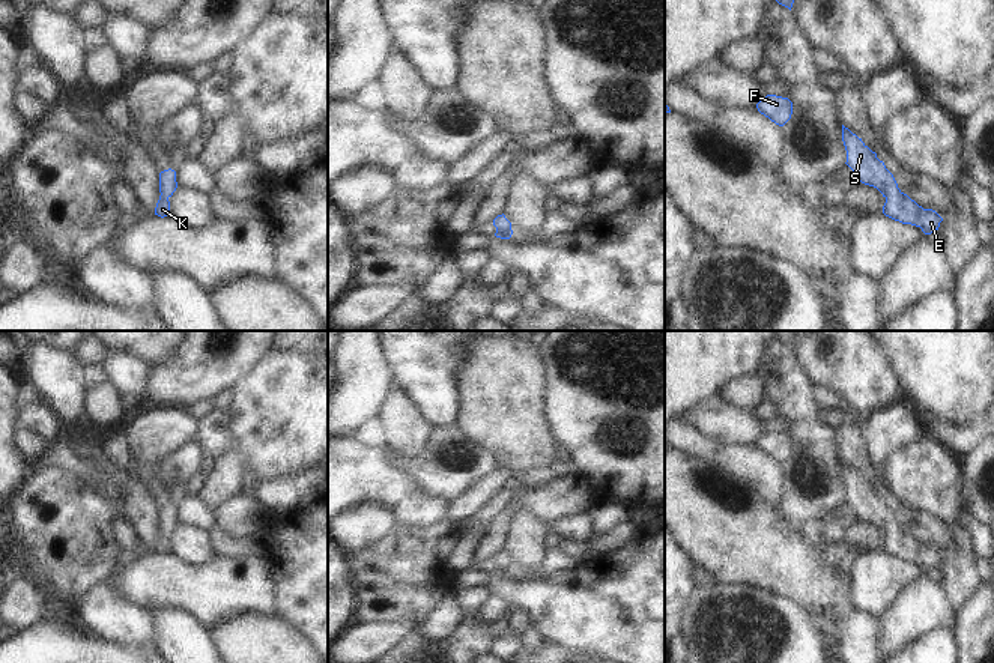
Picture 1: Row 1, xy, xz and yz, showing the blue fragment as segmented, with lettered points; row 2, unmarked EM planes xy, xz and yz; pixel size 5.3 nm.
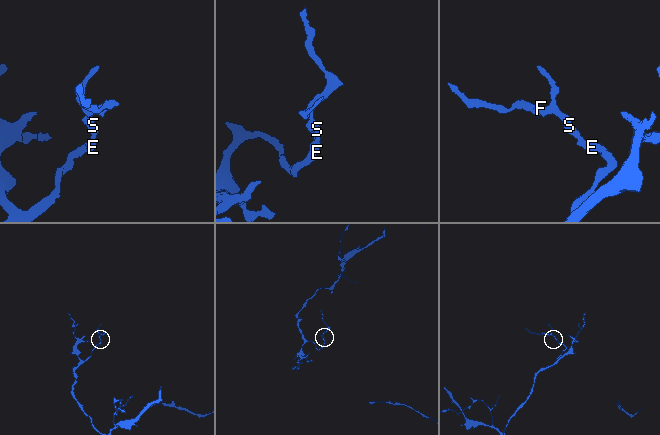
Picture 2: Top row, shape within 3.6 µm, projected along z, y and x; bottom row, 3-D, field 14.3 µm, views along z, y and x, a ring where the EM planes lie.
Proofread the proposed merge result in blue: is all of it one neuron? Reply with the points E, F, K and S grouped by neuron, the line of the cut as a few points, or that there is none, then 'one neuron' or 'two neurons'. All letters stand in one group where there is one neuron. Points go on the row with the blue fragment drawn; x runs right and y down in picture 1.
groups E F K S; cut none; one neuron

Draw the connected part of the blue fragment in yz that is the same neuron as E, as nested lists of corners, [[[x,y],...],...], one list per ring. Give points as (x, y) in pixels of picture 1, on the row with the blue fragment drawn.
[[[842,125],[842,141],[847,150],[847,165],[853,170],[859,182],[877,188],[886,203],[883,213],[902,224],[920,227],[925,235],[938,230],[943,218],[932,209],[923,209],[907,194],[904,194],[886,168],[884,162],[877,158],[856,134]]]

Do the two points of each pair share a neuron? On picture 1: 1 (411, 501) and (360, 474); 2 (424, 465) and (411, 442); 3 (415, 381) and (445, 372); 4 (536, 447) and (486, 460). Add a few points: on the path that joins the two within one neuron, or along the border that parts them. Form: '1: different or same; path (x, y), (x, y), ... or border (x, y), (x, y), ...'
1: same; path (399, 492), (372, 477)
2: different; border (433, 429), (415, 454), (399, 456), (385, 448)
3: same; path (423, 373), (438, 372)
4: different; border (466, 436), (481, 444), (500, 466)

